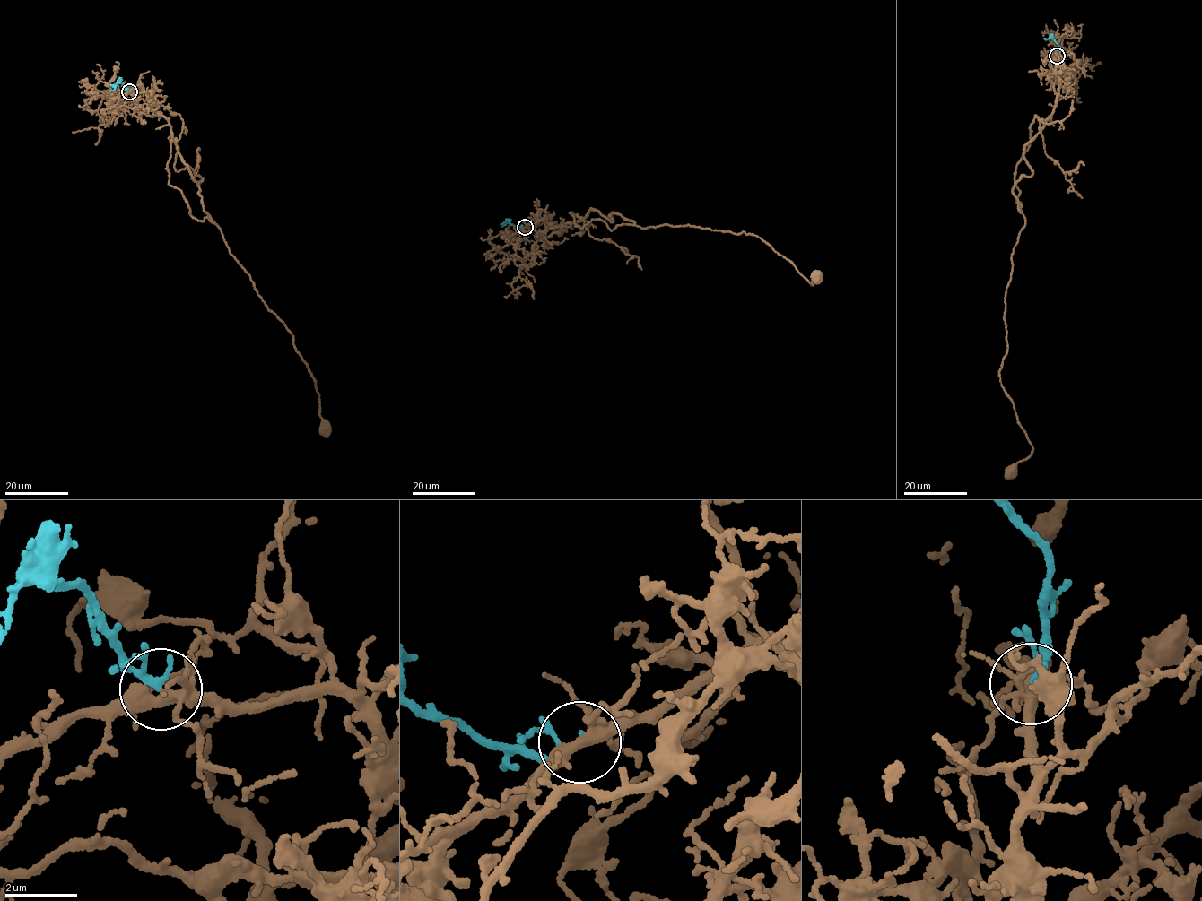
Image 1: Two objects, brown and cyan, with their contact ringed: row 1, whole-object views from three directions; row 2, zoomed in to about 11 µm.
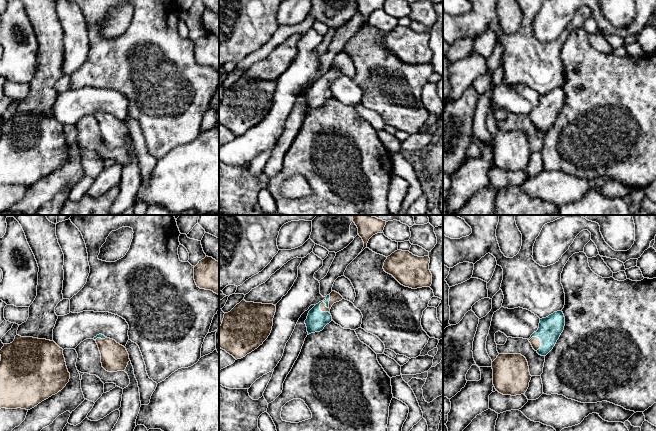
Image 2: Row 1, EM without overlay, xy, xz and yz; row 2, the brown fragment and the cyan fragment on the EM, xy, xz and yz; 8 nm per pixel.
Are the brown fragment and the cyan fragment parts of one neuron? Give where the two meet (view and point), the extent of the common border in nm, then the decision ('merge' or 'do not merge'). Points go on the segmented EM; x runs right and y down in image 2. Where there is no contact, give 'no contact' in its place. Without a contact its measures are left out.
xz (325, 305) | 170 nm | merge

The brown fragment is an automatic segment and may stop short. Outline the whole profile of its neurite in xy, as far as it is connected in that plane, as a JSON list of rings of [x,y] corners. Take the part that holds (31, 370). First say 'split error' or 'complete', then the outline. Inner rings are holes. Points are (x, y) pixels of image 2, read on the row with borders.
complete; [[[16,335],[0,355],[0,409],[30,410],[69,382],[63,349],[54,341]]]

